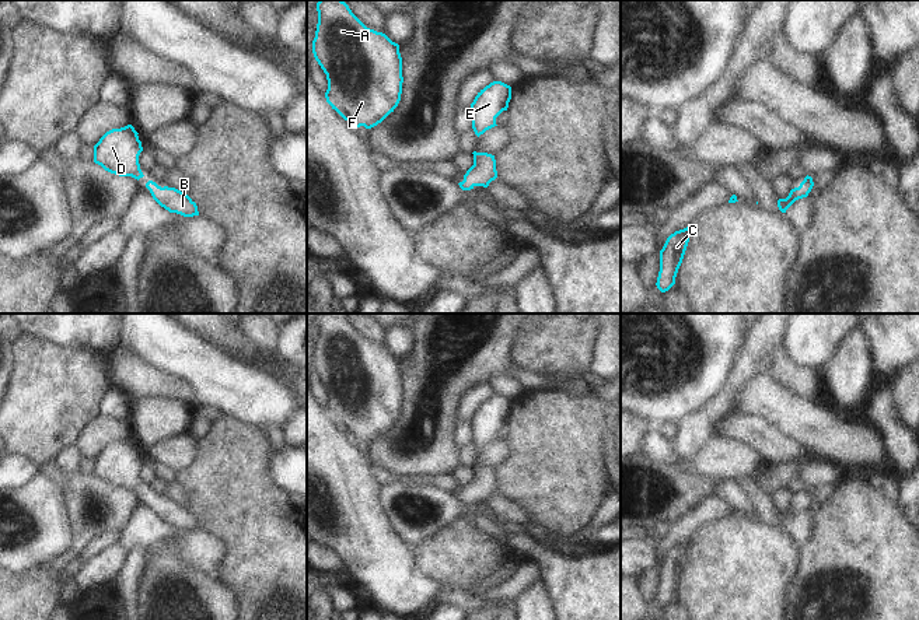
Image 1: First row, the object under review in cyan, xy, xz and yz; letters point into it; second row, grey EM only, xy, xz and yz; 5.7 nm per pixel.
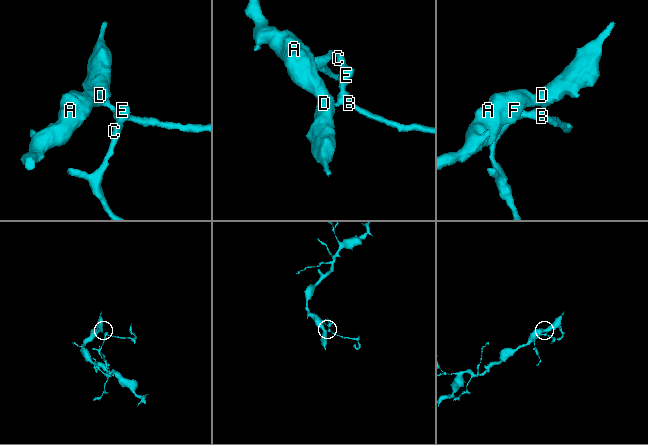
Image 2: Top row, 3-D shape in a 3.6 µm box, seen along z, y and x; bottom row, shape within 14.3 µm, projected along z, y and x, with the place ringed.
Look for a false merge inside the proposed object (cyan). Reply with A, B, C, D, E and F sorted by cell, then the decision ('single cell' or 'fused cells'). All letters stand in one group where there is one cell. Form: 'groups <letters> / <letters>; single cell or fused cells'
groups A B C D E F; single cell

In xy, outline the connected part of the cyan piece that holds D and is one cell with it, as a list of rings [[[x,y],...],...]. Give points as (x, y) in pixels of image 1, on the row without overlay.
[[[132,438],[106,445],[94,459],[94,476],[111,487],[139,494],[144,488],[139,477],[143,460],[137,448]]]

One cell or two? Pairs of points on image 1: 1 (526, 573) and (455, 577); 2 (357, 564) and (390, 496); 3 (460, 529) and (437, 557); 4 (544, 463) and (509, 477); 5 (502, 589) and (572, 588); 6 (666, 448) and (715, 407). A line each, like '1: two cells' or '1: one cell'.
1: two cells
2: two cells
3: one cell
4: one cell
5: two cells
6: two cells

